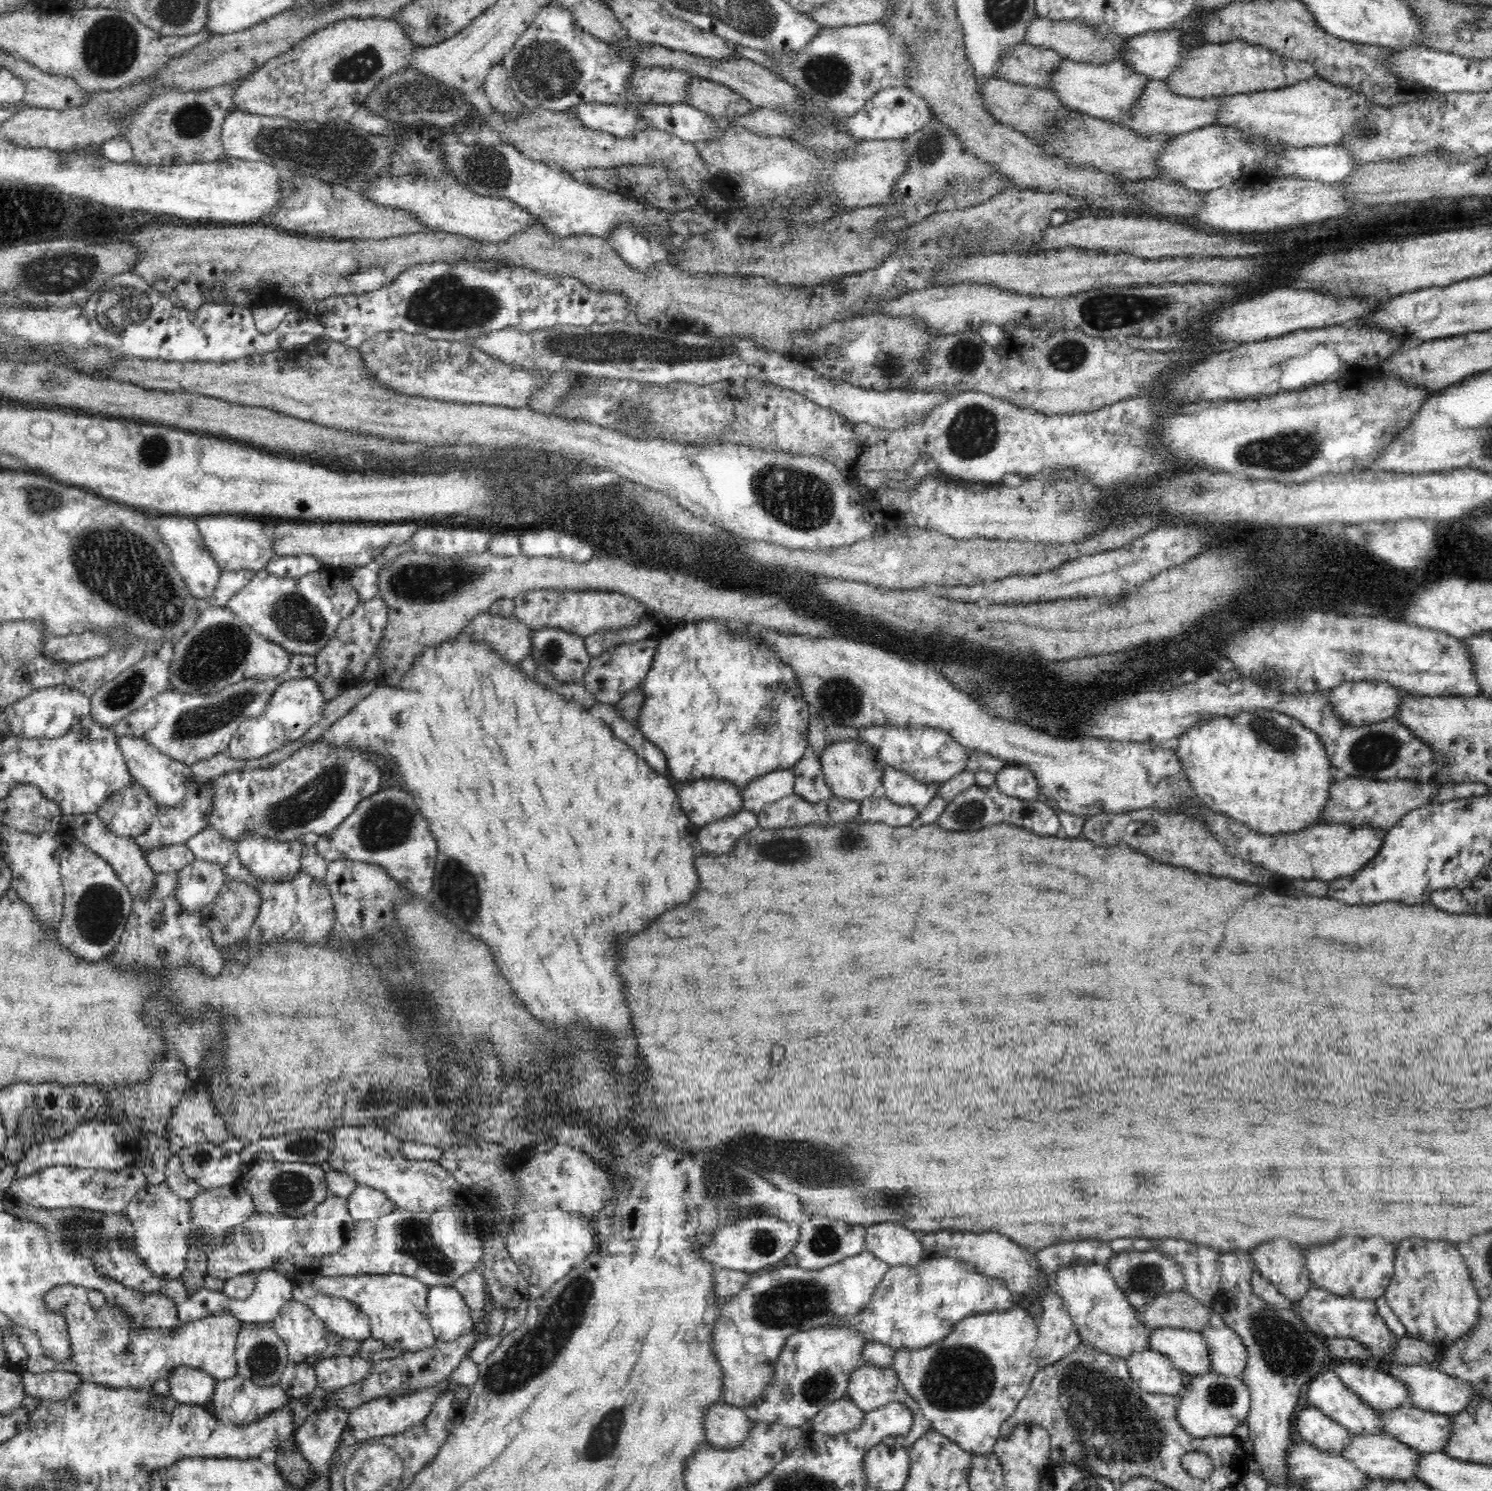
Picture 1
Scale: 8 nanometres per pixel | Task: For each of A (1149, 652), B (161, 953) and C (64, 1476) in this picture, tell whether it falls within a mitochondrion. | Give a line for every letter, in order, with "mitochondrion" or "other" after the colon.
A: other
B: mitochondrion
C: mitochondrion

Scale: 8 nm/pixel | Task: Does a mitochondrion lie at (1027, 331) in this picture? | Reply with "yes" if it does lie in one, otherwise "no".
no

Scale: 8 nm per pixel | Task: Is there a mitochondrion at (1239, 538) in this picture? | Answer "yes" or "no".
no

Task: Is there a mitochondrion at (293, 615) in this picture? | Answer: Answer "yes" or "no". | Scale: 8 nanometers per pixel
yes

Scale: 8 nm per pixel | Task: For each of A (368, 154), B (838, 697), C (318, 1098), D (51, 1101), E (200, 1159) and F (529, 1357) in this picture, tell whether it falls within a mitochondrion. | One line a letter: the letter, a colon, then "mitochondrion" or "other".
A: mitochondrion
B: mitochondrion
C: other
D: other
E: mitochondrion
F: mitochondrion

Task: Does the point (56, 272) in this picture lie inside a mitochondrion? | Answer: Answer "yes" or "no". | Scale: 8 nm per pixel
yes

